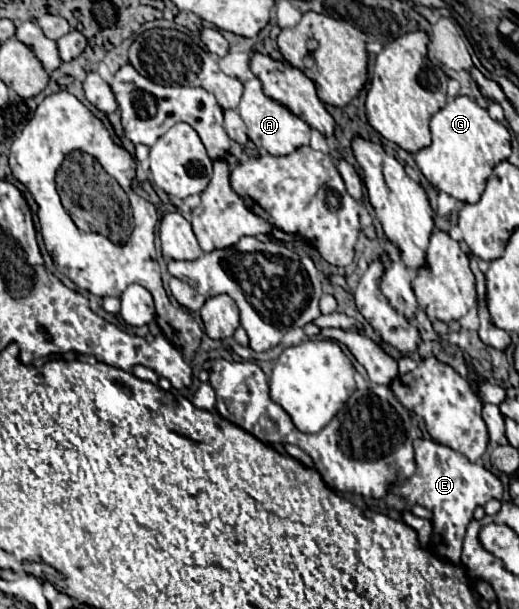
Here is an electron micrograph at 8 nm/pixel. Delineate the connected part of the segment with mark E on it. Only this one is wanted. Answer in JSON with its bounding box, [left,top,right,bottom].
[396,439,502,565]

